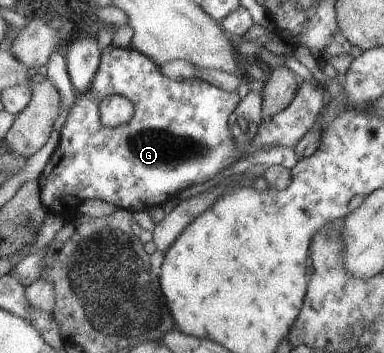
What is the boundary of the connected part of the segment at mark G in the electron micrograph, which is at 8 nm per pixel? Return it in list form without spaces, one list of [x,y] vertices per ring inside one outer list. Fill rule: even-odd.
[[[113,42],[109,43],[102,50],[102,61],[95,75],[94,81],[91,82],[91,86],[87,89],[87,92],[77,92],[76,99],[71,107],[69,116],[67,117],[66,123],[62,128],[59,138],[59,143],[51,154],[49,162],[46,164],[44,170],[39,176],[39,180],[42,188],[42,203],[46,206],[47,210],[51,213],[55,213],[57,215],[64,215],[67,217],[77,217],[79,213],[79,206],[82,203],[85,203],[88,200],[100,200],[107,201],[111,204],[114,204],[119,209],[127,209],[130,211],[134,211],[136,214],[145,213],[148,209],[161,206],[168,202],[171,199],[175,199],[180,192],[183,192],[185,188],[189,188],[189,186],[193,186],[194,184],[203,184],[203,182],[207,182],[211,180],[217,172],[221,172],[223,168],[227,168],[230,164],[237,161],[241,157],[245,157],[249,154],[252,154],[258,148],[263,148],[263,146],[287,146],[293,147],[313,126],[315,126],[315,122],[317,122],[317,118],[319,118],[319,114],[321,114],[321,110],[323,110],[323,106],[325,106],[325,88],[319,83],[302,81],[299,86],[298,93],[295,94],[295,98],[293,102],[289,104],[289,106],[280,111],[278,115],[275,115],[272,119],[263,118],[262,124],[259,129],[259,134],[254,138],[252,142],[252,148],[243,153],[237,148],[237,142],[233,133],[230,129],[230,118],[231,115],[234,114],[235,109],[239,106],[239,103],[242,101],[241,96],[237,93],[237,91],[226,91],[223,88],[219,88],[218,86],[213,86],[206,81],[202,81],[197,78],[189,78],[184,80],[171,80],[171,78],[167,78],[163,72],[161,72],[161,68],[159,65],[146,54],[143,54],[141,51],[134,49],[132,46],[129,48],[123,48],[113,44]],[[113,95],[123,95],[127,98],[130,98],[136,106],[136,113],[133,117],[133,120],[129,124],[121,125],[120,127],[112,129],[111,127],[106,127],[101,122],[100,117],[100,104],[101,101],[108,96]]]

